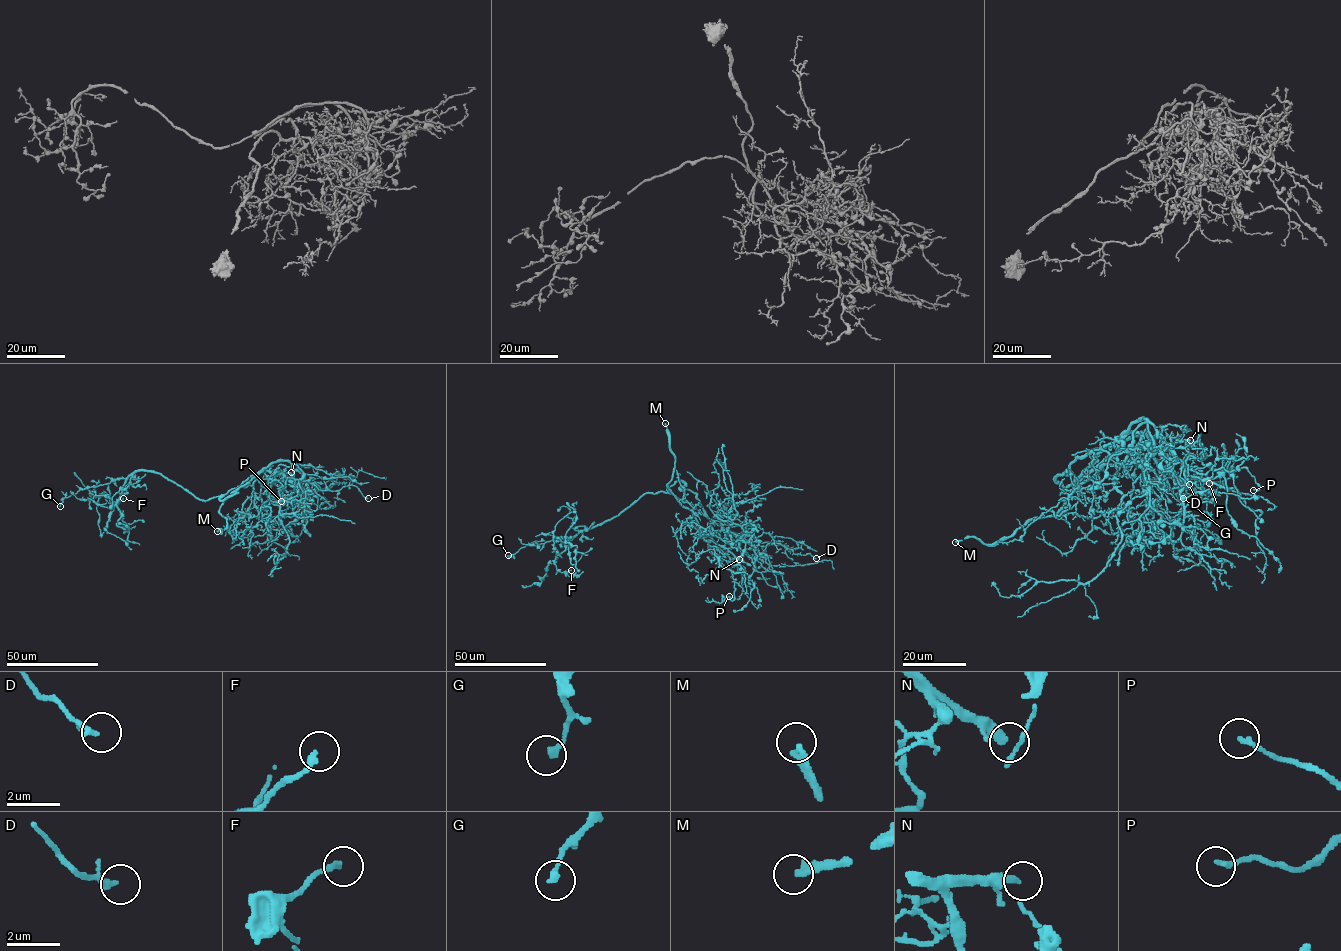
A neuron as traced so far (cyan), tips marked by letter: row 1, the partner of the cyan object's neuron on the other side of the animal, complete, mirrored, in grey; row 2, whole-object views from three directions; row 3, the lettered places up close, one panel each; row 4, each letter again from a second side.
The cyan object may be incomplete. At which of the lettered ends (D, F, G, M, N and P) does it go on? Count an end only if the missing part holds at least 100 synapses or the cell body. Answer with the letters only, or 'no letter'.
M, N

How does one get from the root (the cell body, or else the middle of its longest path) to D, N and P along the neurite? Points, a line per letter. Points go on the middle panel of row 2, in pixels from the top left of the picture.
D: (681, 481), (681, 488), (696, 495), (709, 518), (751, 545), (776, 542), (794, 554), (809, 553), (816, 558)
N: (681, 481), (684, 484), (681, 488), (696, 495), (711, 520), (710, 537), (739, 559)
P: (681, 481), (681, 488), (696, 495), (711, 520), (710, 537), (744, 567), (740, 597), (729, 596)

